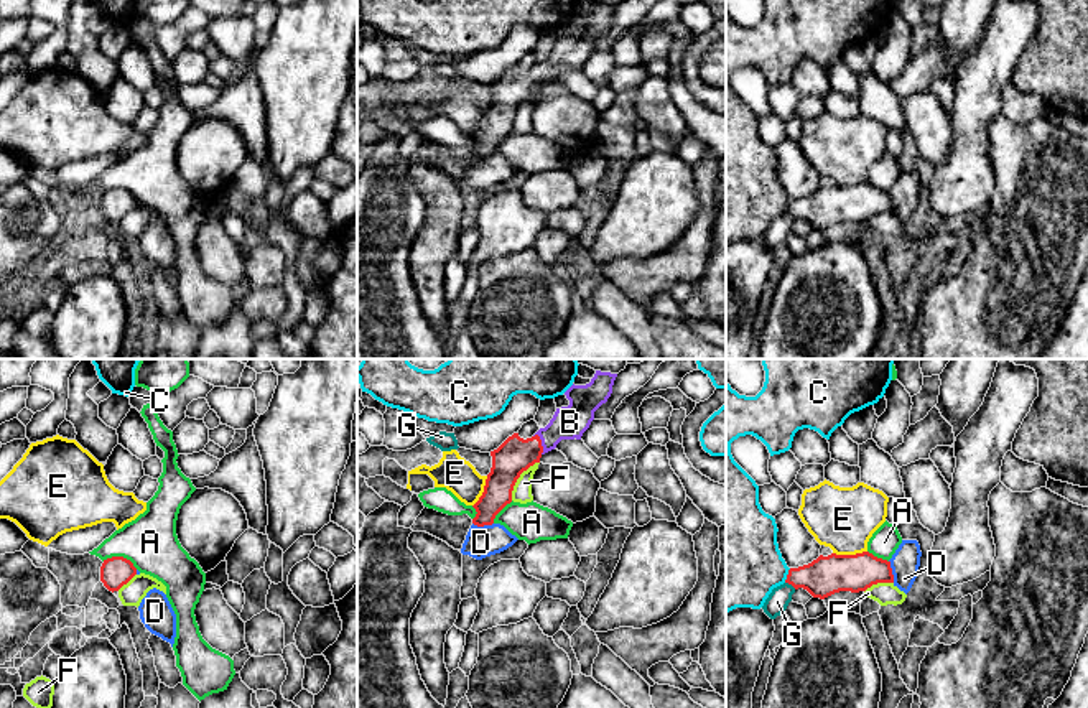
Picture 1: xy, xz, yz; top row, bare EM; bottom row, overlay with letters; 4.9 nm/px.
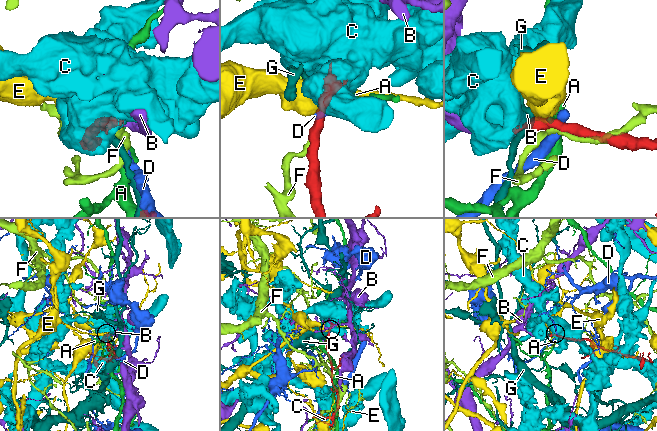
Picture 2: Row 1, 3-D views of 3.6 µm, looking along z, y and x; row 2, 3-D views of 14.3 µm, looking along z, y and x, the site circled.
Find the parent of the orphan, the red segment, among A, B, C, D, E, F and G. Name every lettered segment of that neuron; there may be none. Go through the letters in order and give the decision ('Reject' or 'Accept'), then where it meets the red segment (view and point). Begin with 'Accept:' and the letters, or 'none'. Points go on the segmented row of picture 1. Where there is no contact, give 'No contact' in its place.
Accept: B
A: Reject. Touches red at xy (120, 557)
B: Accept. Touches red at xz (540, 443)
C: Reject. Touches red at yz (787, 575)
D: Reject. Touches red at yz (891, 572)
E: Reject. Touches red at yz (850, 555)
F: Reject. Touches red at xz (519, 476)
G: Reject. Touches red at yz (790, 583)

